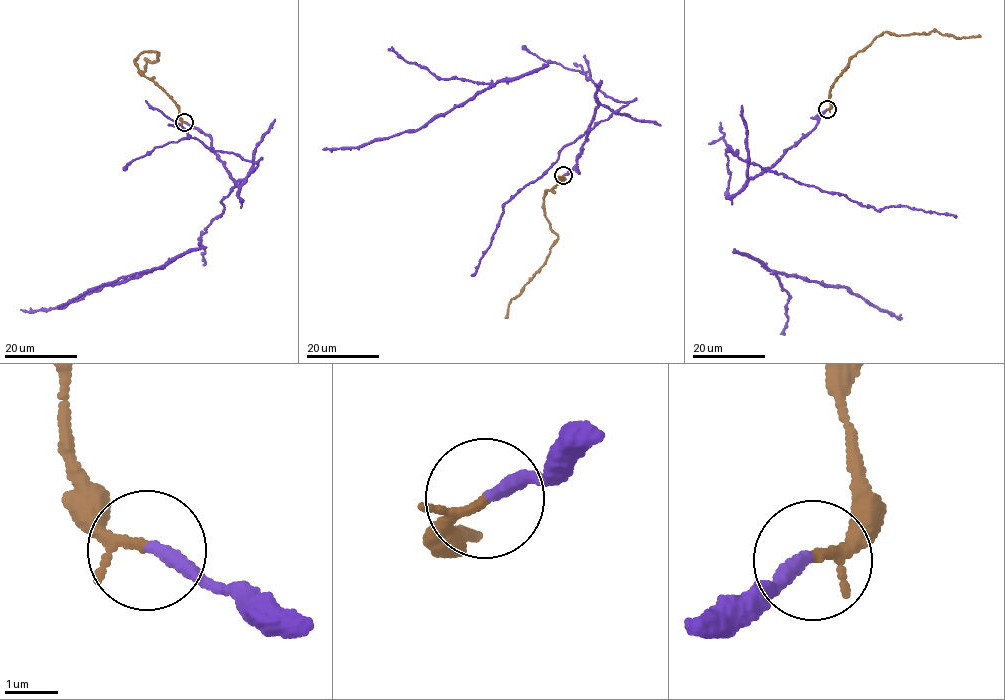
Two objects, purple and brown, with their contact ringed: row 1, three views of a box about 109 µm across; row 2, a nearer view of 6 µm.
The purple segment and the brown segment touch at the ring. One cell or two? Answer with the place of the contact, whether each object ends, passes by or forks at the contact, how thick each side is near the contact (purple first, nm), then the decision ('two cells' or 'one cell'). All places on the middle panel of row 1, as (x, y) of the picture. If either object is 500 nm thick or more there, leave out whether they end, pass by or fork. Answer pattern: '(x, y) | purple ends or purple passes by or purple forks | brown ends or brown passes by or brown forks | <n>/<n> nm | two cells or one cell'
(563, 175) | purple ends | brown passes by | 240/120 nm | one cell

